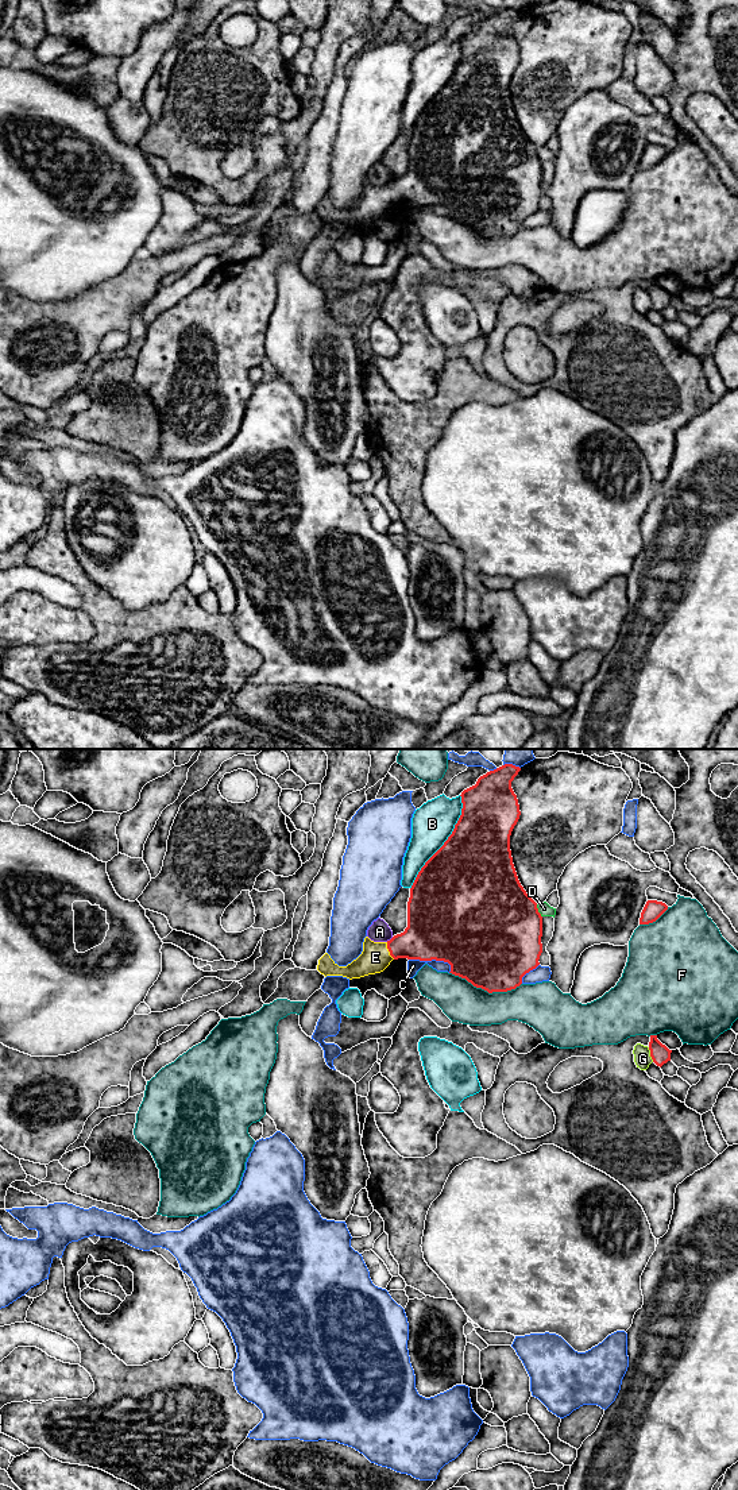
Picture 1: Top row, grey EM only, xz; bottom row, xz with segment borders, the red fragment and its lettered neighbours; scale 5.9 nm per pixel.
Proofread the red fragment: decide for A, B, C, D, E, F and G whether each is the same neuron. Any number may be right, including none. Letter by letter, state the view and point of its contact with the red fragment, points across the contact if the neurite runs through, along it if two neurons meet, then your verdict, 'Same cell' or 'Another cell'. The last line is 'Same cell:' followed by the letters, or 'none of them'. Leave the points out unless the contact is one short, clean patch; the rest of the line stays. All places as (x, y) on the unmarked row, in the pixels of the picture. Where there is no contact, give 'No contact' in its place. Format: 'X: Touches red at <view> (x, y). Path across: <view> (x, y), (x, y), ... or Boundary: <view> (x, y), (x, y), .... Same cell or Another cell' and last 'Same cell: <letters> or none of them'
A: Touches red at xz (390, 184). Another cell
B: Touches red at xz (444, 87). Another cell
C: Touches red at xz (432, 203). Another cell
D: Touches red at xz (537, 155). Another cell
E: Touches red at xz (389, 195). Path across: xz (428, 180), (417, 186), (389, 195), (375, 201). Same cell
F: Touches red at xz (486, 234). Another cell
G: Touches red at xz (650, 298). Another cell
Same cell: E

